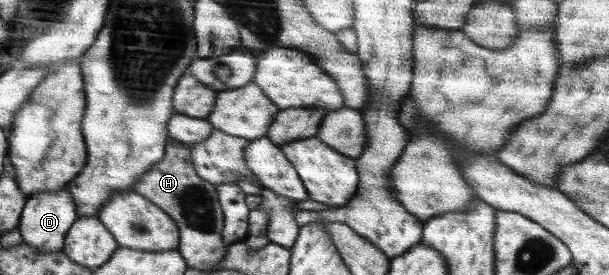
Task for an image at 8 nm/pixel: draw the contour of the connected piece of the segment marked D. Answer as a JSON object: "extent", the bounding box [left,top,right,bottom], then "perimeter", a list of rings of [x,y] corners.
{"extent":[19,187,79,254],"perimeter":[[[68,187],[58,191],[42,191],[29,197],[19,228],[22,230],[24,242],[32,244],[43,254],[51,254],[64,251],[68,234],[79,218],[79,205]]]}

